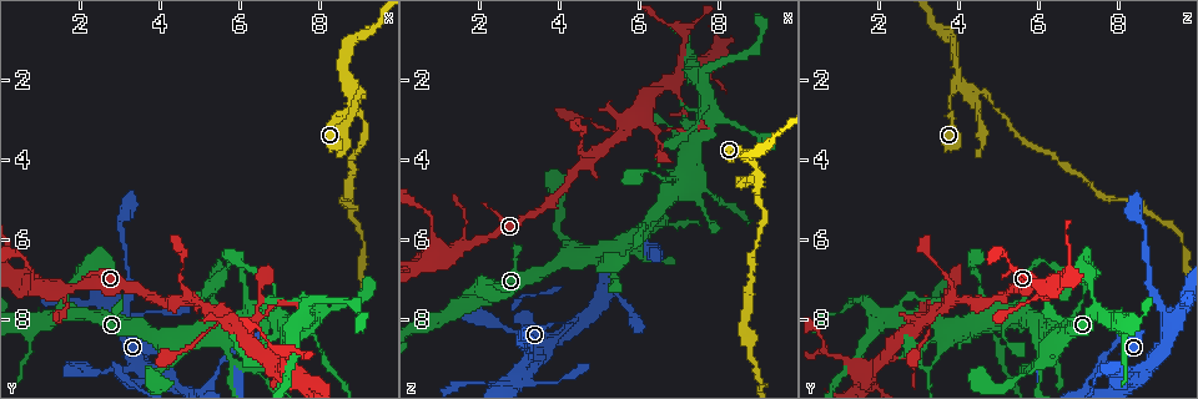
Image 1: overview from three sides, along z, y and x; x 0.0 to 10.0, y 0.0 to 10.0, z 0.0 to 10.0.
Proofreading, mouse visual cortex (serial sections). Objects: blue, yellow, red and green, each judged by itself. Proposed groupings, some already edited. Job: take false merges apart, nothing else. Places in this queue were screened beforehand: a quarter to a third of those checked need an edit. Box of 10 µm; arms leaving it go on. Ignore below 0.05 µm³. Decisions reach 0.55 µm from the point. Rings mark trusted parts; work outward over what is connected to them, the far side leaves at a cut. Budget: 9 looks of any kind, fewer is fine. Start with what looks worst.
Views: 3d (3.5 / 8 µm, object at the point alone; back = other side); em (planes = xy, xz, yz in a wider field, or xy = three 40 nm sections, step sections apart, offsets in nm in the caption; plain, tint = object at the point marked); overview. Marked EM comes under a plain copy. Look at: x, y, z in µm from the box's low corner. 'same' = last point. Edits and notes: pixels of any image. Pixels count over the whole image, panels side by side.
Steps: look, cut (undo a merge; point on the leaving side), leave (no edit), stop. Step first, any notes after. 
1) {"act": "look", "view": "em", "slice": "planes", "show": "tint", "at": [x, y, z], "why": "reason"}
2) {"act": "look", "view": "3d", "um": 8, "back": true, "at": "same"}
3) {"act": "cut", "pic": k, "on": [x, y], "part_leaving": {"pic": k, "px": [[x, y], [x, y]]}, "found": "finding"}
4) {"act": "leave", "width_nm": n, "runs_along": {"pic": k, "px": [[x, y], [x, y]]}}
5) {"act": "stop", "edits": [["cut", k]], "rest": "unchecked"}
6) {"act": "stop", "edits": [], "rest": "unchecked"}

{"act": "look", "view": "3d", "um": 3.5, "at": [8.85, 2.20, 3.90], "why": "four or more arms meet"}

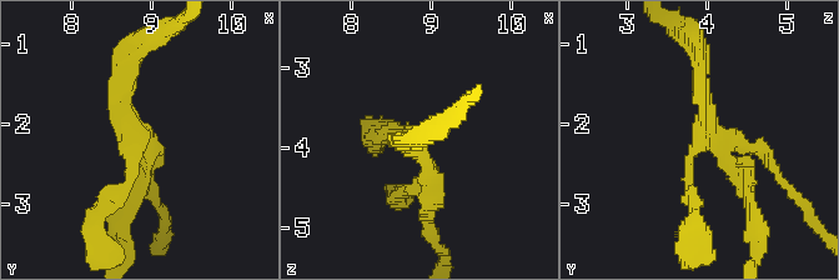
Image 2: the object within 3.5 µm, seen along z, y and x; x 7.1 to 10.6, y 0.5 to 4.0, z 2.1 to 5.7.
{"act": "look", "view": "em", "slice": "xy", "step": 2, "show": "tint", "at": [8.80, 2.20, 3.95], "arms": 4, "arm_widths_nm": [150, 150, 200, 200]}

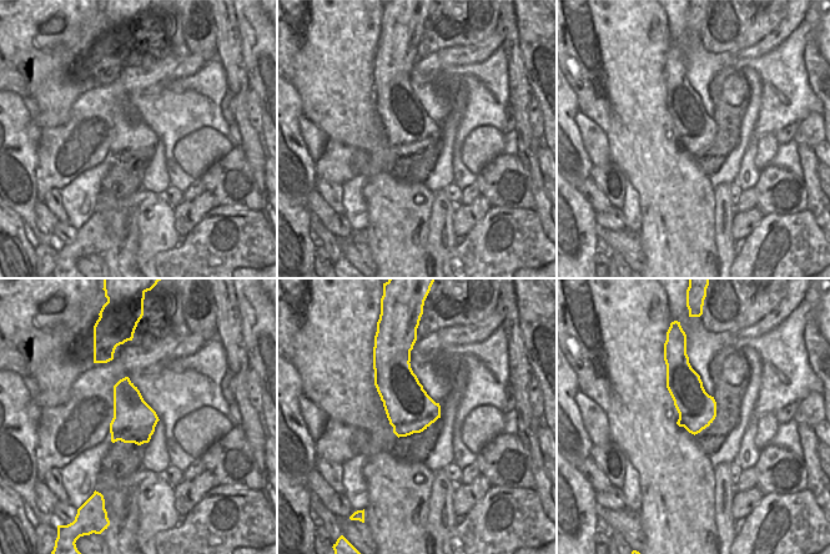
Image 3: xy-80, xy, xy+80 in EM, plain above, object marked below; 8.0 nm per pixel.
{"act": "cut", "pic": 2, "on": [134, 199], "part_leaving": {"pic": 2, "px": [[147, 154], [144, 188], [116, 215], [125, 254]]}, "found": "a second cell is stuck on"}

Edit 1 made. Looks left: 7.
{"act": "look", "view": "overview"}

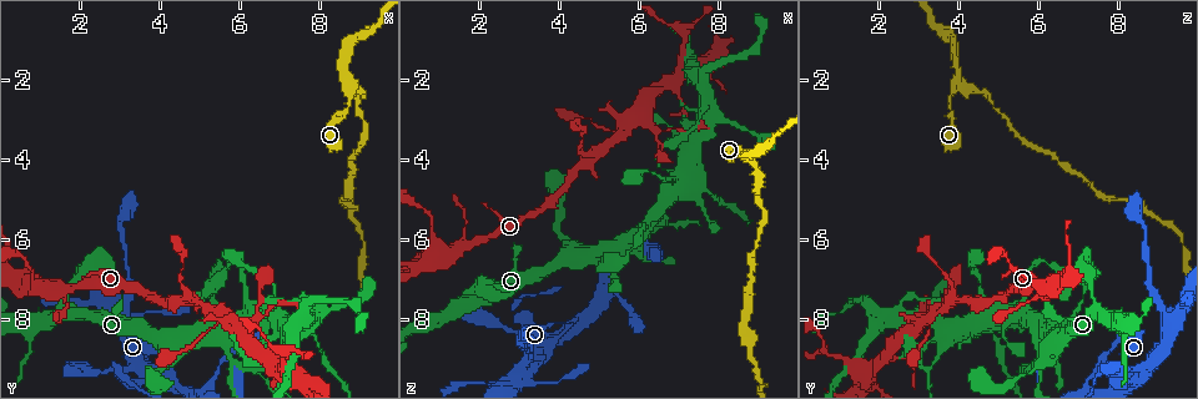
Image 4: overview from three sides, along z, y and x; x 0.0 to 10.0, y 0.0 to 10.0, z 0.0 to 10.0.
{"act": "look", "view": "em", "slice": "xy", "step": 3, "show": "tint", "at": [5.40, 8.15, 6.60]}

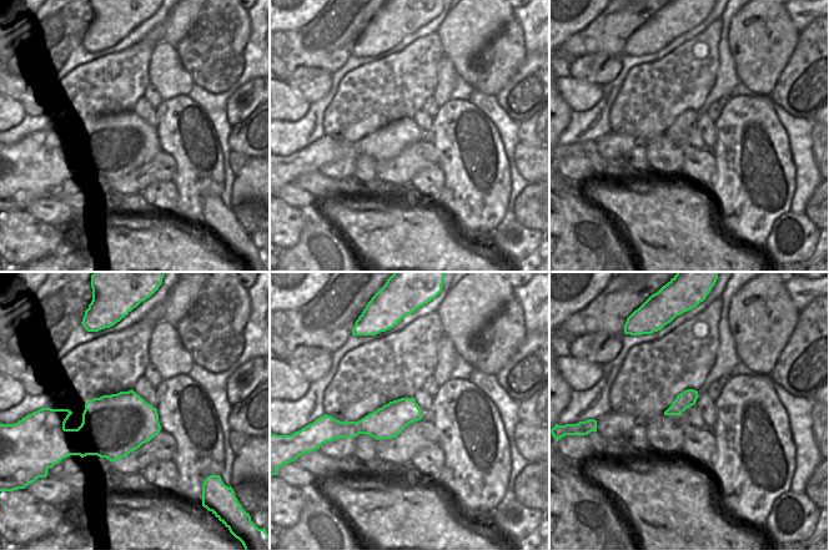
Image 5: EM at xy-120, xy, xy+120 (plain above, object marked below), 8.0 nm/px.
{"act": "look", "view": "3d", "um": 3.5, "at": "same", "why": "see where the arms go"}

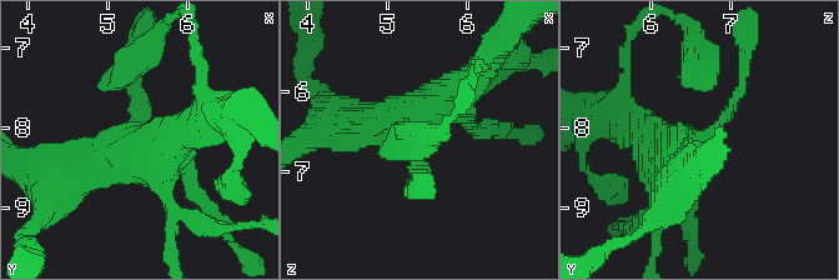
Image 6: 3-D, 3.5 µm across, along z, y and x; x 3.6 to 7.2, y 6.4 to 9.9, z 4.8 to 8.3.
{"act": "leave", "found": "continuous, no second cell"}

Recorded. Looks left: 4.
{"act": "look", "view": "3d", "um": 3.5, "at": [6.95, 9.25, 3.35], "why": "thick turns thin"}

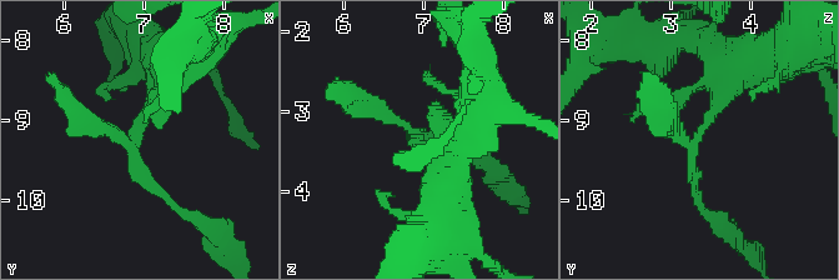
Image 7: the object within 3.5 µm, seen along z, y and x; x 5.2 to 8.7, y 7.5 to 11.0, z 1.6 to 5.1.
{"act": "look", "view": "em", "slice": "xy", "step": 2, "show": "tint", "at": [6.85, 9.30, 3.30], "why": "now the EM"}

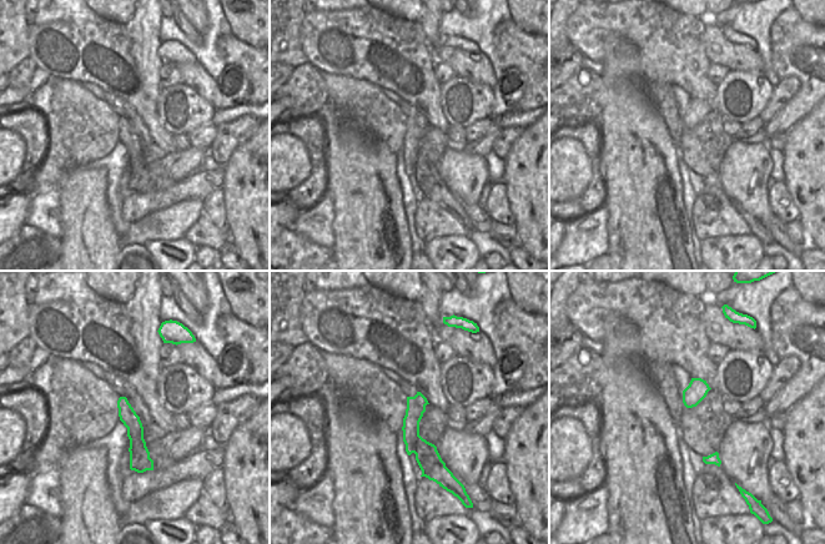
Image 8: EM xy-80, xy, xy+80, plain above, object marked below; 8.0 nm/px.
{"act": "leave", "runs_along": {"pic": 8, "px": [[418, 397], [412, 439], [432, 472]]}, "found": "all the same cell"}

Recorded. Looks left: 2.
{"act": "stop", "edits": [["cut", 2]], "rest": "unchecked"}

